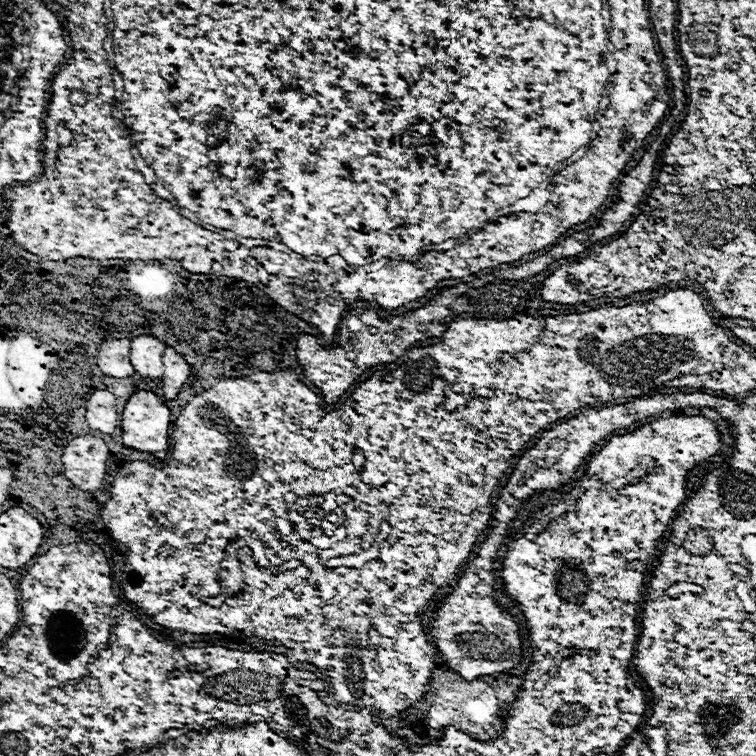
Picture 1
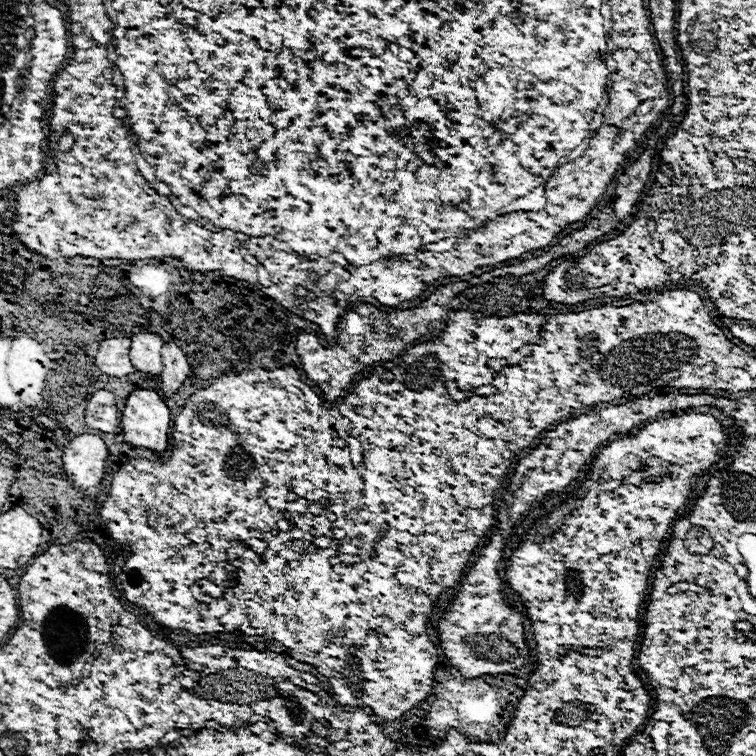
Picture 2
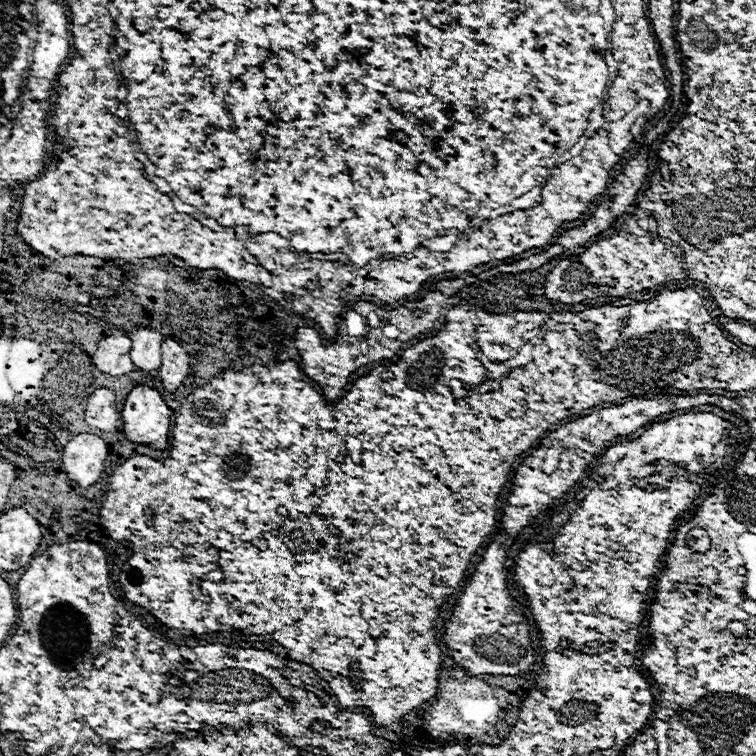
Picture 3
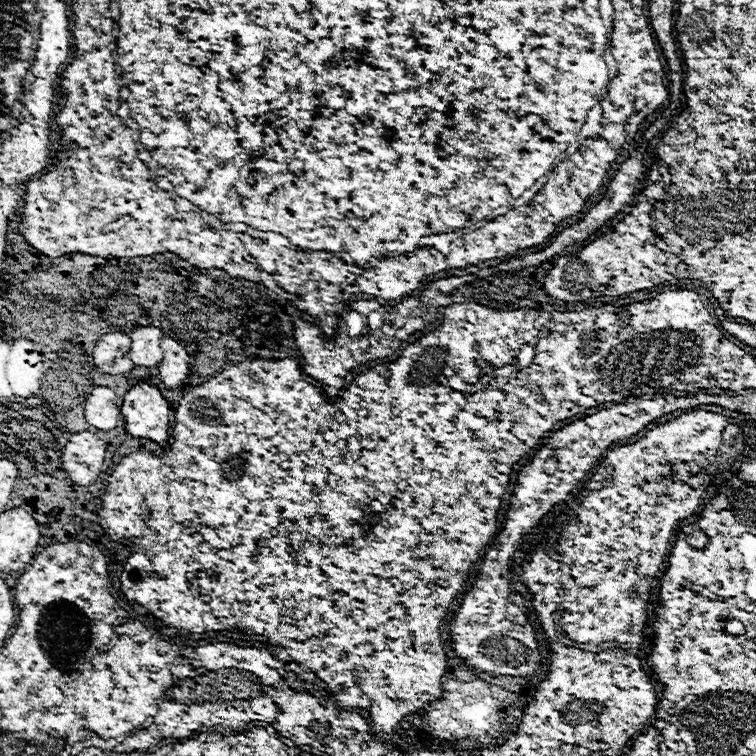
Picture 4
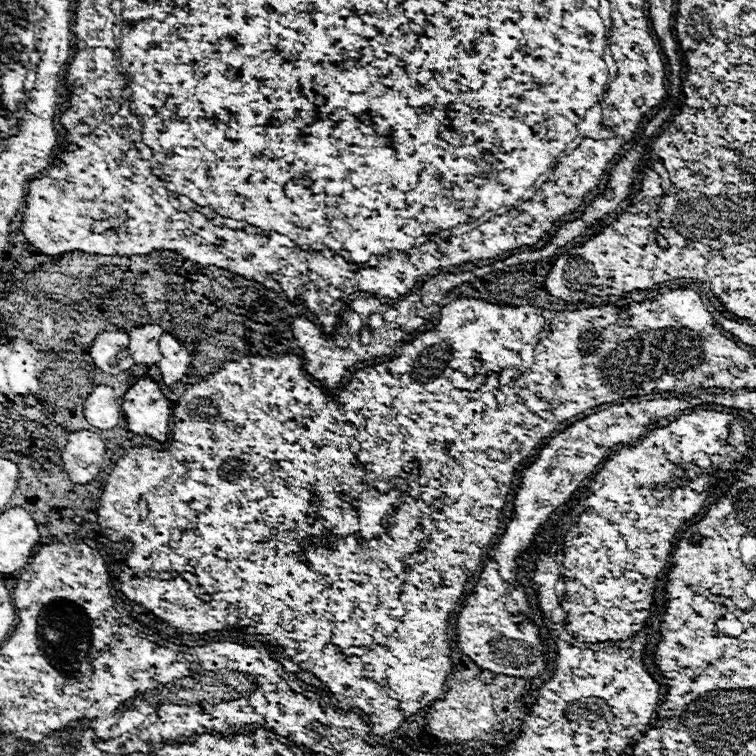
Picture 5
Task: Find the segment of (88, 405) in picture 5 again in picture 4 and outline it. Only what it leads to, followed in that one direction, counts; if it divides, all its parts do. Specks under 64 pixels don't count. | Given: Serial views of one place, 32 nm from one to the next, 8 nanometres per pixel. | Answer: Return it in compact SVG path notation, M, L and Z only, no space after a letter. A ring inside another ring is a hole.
M106 386L94 388L94 392L86 400L84 416L86 416L86 422L94 428L100 428L104 432L114 430L120 420L120 408L118 408L116 394Z

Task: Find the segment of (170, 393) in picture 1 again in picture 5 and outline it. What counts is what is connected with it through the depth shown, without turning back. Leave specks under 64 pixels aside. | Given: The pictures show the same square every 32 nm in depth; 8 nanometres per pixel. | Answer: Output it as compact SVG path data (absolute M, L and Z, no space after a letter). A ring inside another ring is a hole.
M162 334L158 346L162 350L162 360L158 362L162 382L166 386L172 386L184 380L188 376L188 366L190 366L188 350L170 334Z

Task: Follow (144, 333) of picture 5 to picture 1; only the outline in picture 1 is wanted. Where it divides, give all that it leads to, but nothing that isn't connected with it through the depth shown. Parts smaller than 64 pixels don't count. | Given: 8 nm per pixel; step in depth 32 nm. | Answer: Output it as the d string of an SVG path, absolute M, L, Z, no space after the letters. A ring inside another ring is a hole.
M138 336L132 340L130 348L130 358L136 374L156 380L162 378L164 366L162 366L162 356L164 356L164 346L152 336Z

